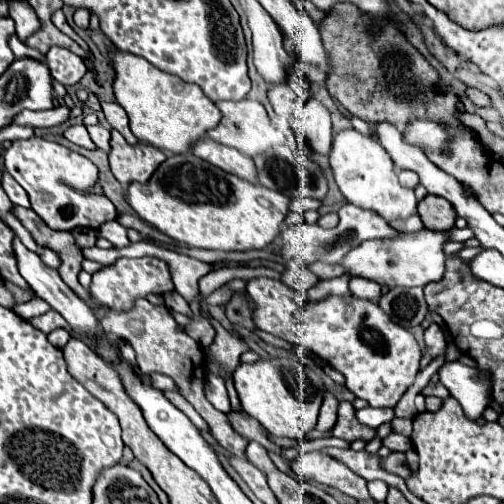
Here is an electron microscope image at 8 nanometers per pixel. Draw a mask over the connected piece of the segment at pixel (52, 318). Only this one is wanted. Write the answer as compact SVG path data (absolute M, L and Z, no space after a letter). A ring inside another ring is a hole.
M48 310L46 314L42 314L42 316L38 316L38 318L30 318L28 320L32 326L36 326L36 328L40 328L42 332L52 332L54 328L66 328L72 336L76 336L74 332L72 332L72 328L68 326L68 322L62 318L62 314L58 314L56 310Z

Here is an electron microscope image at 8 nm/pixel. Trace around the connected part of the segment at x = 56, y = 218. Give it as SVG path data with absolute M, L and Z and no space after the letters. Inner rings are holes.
M32 136L28 140L14 140L12 146L6 150L4 160L6 170L26 190L32 210L52 230L96 230L100 224L118 218L114 204L104 194L96 192L98 168L78 152L72 152L56 142Z

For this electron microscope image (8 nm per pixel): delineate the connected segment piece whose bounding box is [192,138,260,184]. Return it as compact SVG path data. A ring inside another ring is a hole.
M202 138L200 142L196 142L192 146L192 154L222 168L228 174L234 174L234 176L248 180L252 184L260 184L258 174L256 174L256 164L252 162L252 158L240 154L238 150L234 150L230 146L218 144L212 138Z

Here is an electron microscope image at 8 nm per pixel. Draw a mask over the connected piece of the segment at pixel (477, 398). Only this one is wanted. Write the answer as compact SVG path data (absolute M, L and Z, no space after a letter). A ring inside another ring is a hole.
M444 362L438 370L440 382L462 404L468 418L478 420L484 408L490 404L490 386L478 368L470 368L462 362Z

